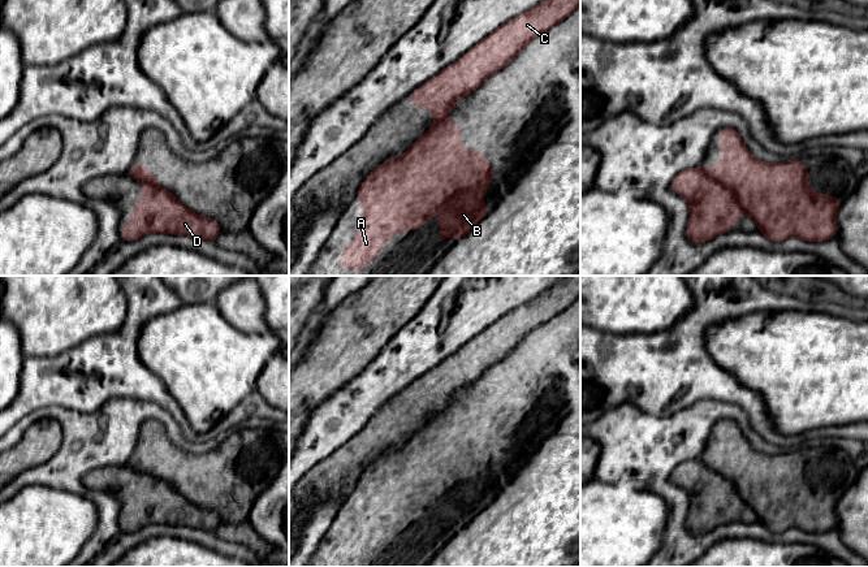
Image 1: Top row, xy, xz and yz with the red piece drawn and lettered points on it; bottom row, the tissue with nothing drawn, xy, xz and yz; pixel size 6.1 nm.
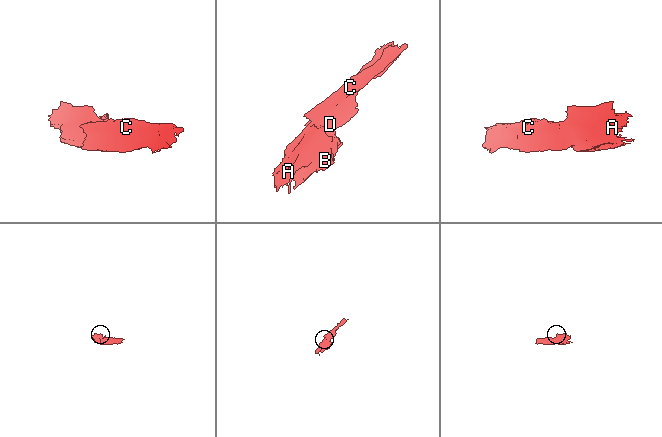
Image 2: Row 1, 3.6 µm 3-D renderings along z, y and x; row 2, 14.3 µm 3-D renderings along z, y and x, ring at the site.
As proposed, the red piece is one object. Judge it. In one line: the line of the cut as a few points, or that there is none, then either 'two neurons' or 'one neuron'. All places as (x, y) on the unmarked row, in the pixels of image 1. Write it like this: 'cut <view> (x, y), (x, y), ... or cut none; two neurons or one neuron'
cut yz (700, 458), (733, 484), (741, 502); two neurons

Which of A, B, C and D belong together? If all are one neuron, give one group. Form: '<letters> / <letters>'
A B / C D

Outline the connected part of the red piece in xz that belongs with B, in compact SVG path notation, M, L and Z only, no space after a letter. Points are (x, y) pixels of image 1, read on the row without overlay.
M448 410L435 414L403 446L384 453L363 471L355 486L362 490L355 533L345 537L345 544L340 546L341 558L360 564L390 528L405 520L415 523L435 503L440 505L440 533L448 527L461 531L488 506L481 486L488 482L496 460L485 451L483 442L461 440L459 428L459 416Z

